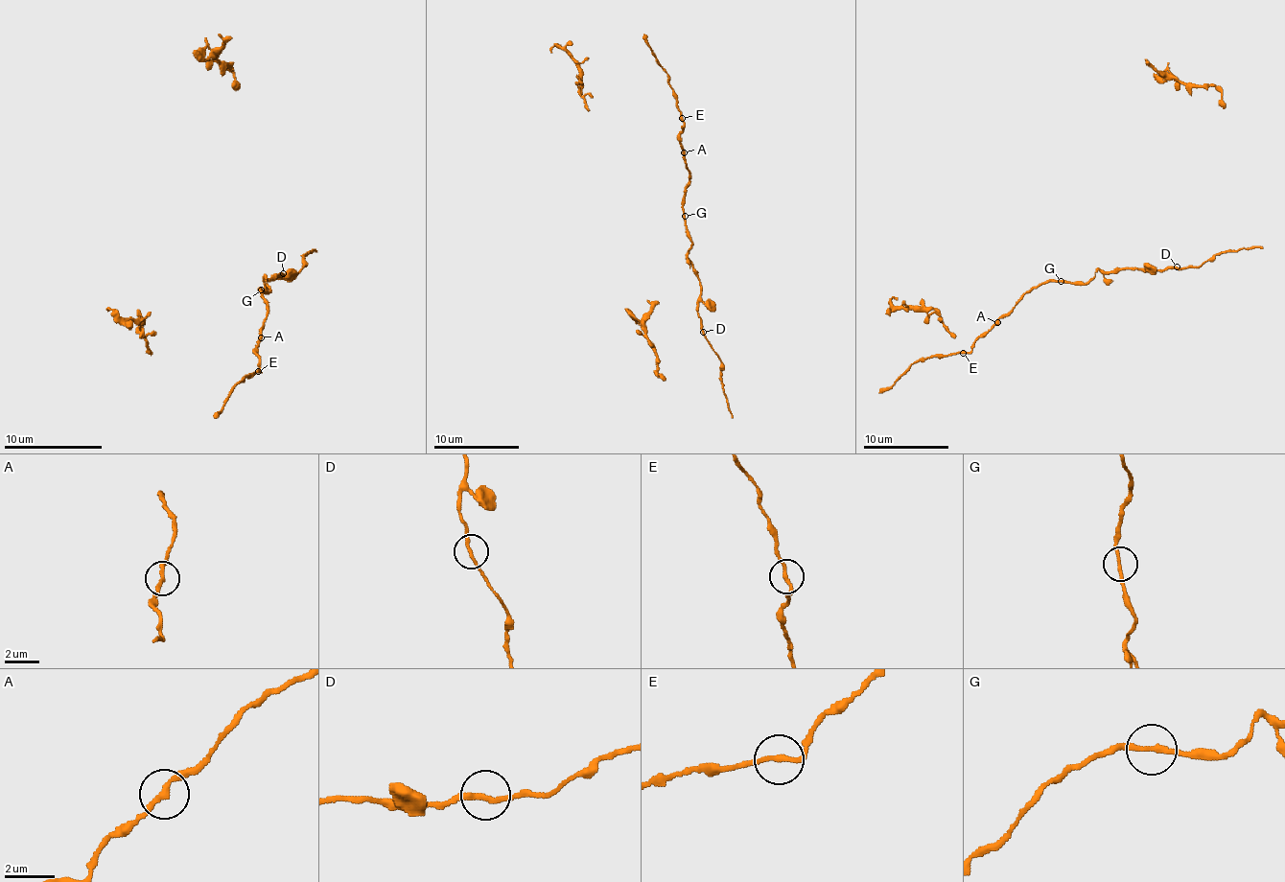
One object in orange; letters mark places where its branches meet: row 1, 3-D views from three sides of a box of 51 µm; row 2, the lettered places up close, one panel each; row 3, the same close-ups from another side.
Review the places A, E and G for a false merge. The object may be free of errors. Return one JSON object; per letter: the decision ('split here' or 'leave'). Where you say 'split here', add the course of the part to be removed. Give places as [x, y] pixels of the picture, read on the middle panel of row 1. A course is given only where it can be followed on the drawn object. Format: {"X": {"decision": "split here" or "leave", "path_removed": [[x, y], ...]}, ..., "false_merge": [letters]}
{"A": {"decision": "leave"}, "E": {"decision": "leave"}, "G": {"decision": "split here", "path_removed": [[684, 216], [690, 242], [689, 261], [701, 287], [701, 332], [720, 361], [722, 391], [733, 417]]}, "false_merge": ["G"]}

